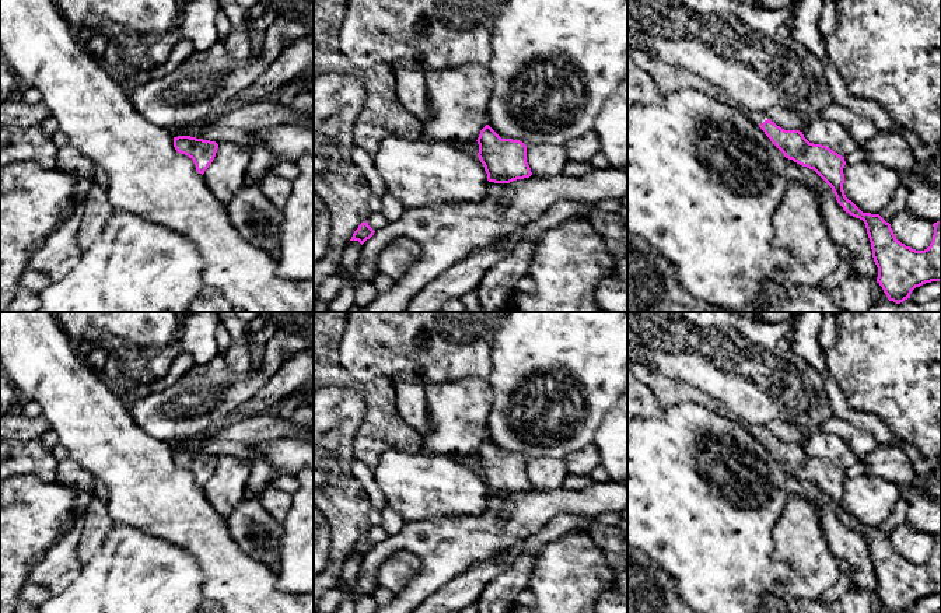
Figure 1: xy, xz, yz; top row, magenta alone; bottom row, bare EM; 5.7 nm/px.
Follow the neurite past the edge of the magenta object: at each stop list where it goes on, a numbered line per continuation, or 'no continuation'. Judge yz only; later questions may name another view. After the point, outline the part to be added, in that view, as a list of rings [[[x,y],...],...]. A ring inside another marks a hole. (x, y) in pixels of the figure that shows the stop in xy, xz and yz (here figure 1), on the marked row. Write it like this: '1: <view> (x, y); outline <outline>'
1: yz (668, 79); outline [[[627,45],[627,57],[643,71],[646,71],[660,90],[661,95],[668,95],[672,91],[682,88],[695,88],[717,101],[737,106],[749,120],[760,126],[767,120],[766,113],[752,112],[735,104],[721,88],[707,80],[693,74],[685,69],[674,67],[658,57],[653,57],[637,46]]]

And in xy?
no continuation

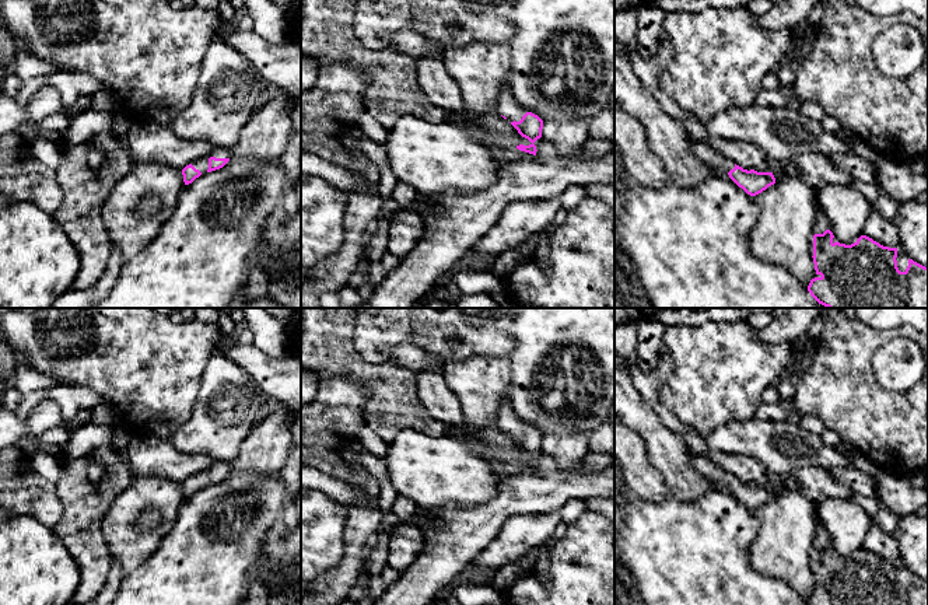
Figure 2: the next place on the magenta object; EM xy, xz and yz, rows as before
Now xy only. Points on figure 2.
1: xy (202, 164); outline [[[214,146],[211,153],[209,155],[204,155],[202,158],[197,158],[192,162],[192,165],[199,169],[202,174],[206,174],[209,169],[209,158],[216,157],[216,158],[231,158],[231,151],[228,148],[223,148],[218,146]]]

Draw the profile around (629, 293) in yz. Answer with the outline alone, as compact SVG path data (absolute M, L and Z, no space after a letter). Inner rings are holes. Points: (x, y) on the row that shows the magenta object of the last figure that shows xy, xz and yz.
M614 238L614 308L652 308L634 263Z

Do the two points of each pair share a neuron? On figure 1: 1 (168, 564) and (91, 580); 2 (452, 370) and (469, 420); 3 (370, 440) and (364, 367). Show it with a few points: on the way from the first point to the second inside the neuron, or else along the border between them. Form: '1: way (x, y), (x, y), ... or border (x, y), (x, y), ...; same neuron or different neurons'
1: way (149, 580), (111, 580); same neuron
2: border (486, 378), (461, 377), (429, 382), (424, 386); different neurons
3: border (339, 361), (357, 379), (392, 382); different neurons

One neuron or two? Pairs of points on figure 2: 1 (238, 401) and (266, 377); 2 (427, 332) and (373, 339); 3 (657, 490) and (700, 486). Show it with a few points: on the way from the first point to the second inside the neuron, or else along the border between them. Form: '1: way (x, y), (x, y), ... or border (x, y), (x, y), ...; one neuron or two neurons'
1: border (233, 362), (245, 371), (265, 397); two neurons
2: way (413, 332), (387, 332); one neuron
3: border (650, 461), (669, 490); two neurons

